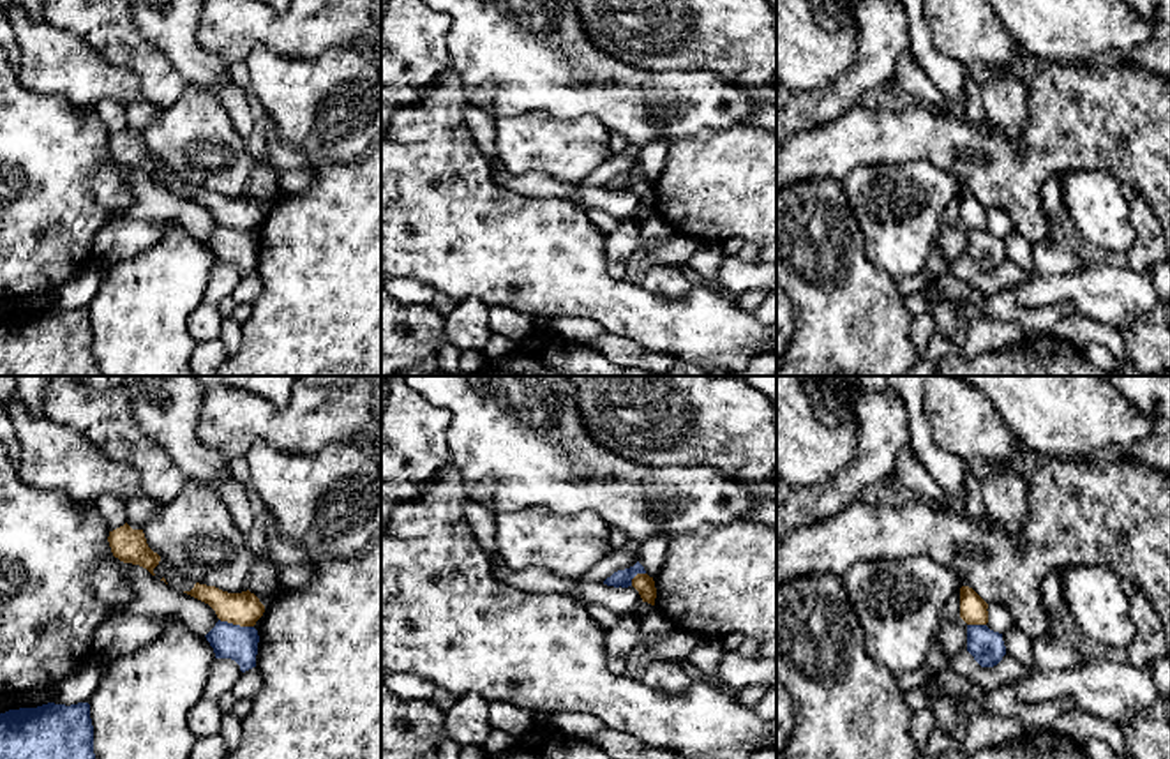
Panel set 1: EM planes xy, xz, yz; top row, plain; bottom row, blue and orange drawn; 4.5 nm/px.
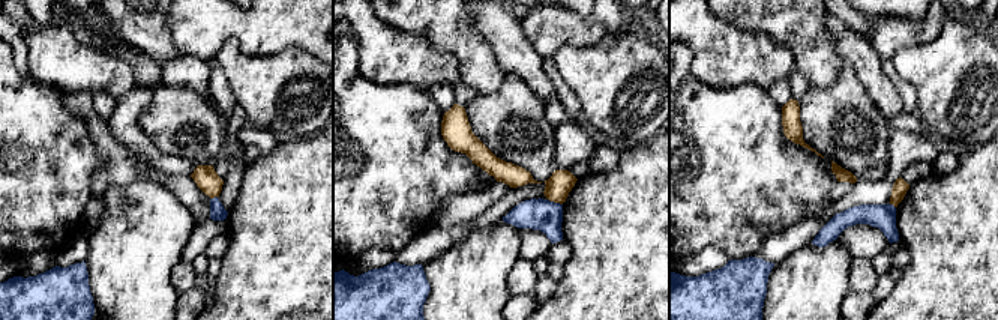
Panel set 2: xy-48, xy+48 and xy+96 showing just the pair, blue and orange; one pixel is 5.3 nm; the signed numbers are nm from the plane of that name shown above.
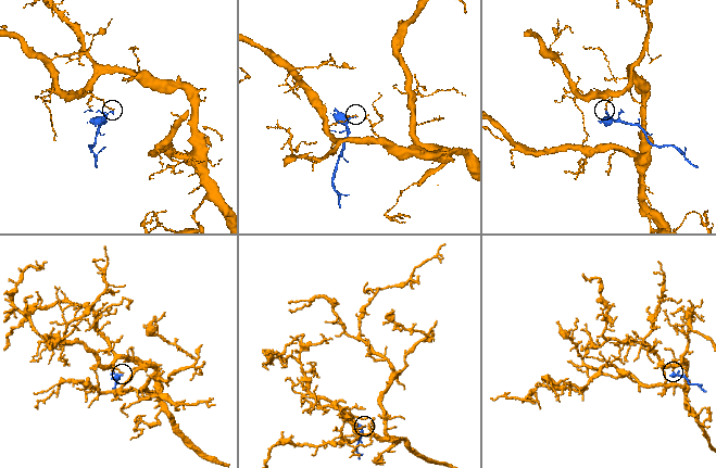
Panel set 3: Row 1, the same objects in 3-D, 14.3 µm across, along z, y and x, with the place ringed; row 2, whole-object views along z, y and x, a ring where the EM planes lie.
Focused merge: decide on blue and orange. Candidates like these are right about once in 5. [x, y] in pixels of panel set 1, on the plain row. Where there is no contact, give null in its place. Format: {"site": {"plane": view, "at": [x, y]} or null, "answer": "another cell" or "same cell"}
{"site": {"plane": "xy", "at": [237, 230]}, "answer": "another cell"}

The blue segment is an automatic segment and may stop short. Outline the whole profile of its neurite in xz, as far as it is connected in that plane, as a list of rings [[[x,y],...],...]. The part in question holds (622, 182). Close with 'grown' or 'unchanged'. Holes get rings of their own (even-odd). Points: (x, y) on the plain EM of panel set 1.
[[[639,166],[634,171],[630,171],[630,173],[614,177],[611,182],[607,182],[604,185],[604,189],[614,191],[614,192],[619,192],[619,191],[621,192],[628,192],[628,191],[632,191],[632,184],[637,178],[646,178],[644,171]]]; unchanged

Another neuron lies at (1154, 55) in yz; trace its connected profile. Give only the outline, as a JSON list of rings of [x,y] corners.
[[[1156,21],[1152,37],[1122,58],[1170,81],[1170,23]]]

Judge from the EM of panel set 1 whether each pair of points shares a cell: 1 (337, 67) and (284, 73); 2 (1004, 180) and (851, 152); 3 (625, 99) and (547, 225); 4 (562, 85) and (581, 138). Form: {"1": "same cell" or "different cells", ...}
{"1": "same cell", "2": "same cell", "3": "different cells", "4": "different cells"}

